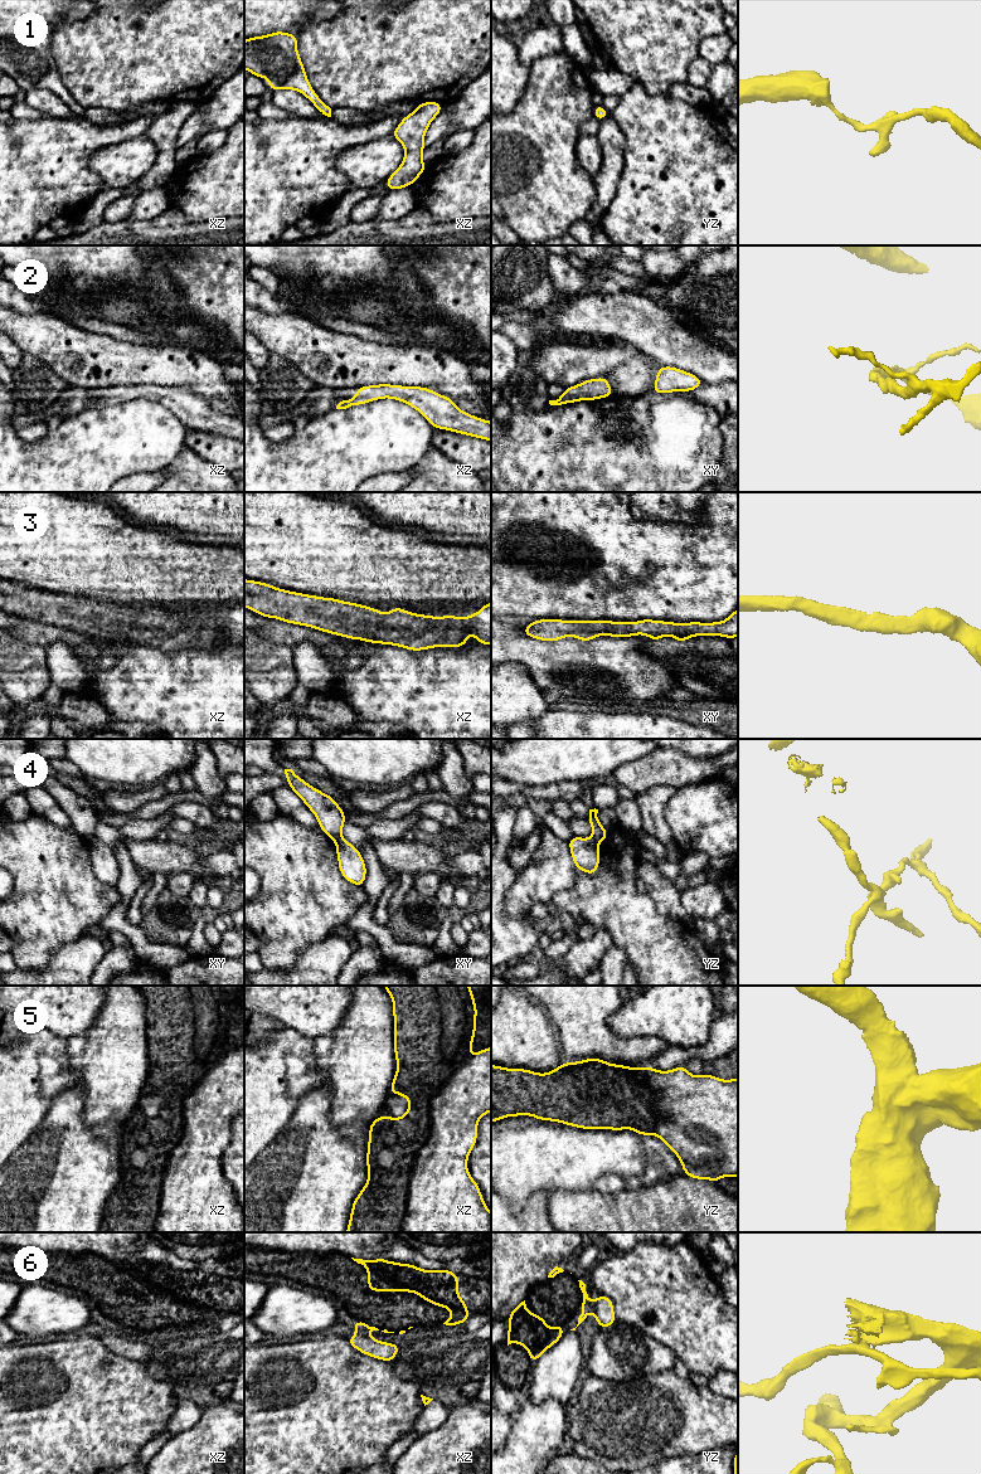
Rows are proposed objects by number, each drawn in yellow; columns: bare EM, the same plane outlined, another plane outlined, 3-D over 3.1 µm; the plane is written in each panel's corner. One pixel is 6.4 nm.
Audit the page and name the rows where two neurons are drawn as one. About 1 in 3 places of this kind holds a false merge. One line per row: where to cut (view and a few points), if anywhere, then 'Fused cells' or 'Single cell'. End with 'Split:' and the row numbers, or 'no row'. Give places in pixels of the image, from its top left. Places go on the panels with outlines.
1: No split. Single cell
2: No split. Single cell
3: No split. Single cell
4: Split along xy (341, 837), (335, 842). Fused cells
5: No split. Single cell
6: Split along xz (358, 1332), (367, 1334). Fused cells
Split: 4, 6

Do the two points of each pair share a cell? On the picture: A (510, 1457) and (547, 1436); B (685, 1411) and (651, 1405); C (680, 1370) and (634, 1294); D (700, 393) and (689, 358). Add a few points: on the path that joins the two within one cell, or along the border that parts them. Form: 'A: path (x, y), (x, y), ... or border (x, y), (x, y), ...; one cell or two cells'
A: path (519, 1455), (538, 1436); one cell
B: path (676, 1411), (660, 1411); one cell
C: border (676, 1357), (690, 1372); two cells
D: border (724, 380), (704, 383); two cells

